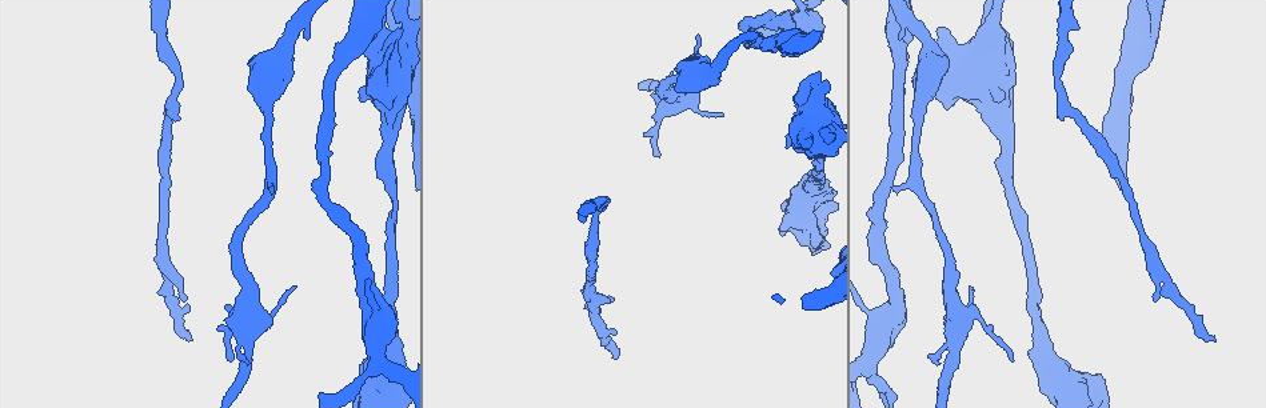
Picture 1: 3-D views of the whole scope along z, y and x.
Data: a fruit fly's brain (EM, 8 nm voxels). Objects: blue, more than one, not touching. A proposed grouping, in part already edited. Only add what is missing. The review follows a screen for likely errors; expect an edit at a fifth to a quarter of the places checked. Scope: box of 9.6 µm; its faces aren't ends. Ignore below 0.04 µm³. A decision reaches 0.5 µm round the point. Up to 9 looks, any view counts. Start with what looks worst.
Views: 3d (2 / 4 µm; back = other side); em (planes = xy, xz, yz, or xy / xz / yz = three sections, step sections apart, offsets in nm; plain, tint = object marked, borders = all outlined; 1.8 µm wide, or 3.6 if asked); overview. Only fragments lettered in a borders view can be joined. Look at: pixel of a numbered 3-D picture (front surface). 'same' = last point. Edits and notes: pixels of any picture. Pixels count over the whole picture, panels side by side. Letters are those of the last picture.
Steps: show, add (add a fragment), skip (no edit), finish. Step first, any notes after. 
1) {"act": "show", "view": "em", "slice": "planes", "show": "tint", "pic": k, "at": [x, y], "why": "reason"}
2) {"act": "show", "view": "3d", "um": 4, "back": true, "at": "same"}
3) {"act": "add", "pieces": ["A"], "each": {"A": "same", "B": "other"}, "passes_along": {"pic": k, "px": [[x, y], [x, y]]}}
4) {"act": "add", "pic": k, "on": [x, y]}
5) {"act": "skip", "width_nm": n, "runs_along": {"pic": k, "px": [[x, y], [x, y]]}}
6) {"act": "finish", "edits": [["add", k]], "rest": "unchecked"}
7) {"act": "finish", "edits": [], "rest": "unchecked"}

{"act": "show", "view": "em", "slice": "planes", "show": "borders", "pic": 1, "at": [1212, 338], "why": "branch stops here"}

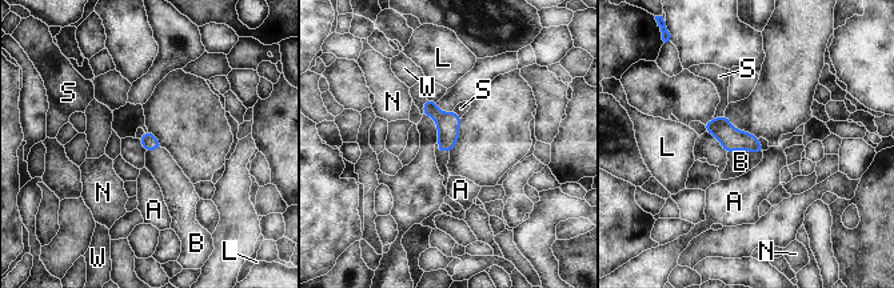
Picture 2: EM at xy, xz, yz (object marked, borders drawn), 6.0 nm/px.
{"act": "add", "pieces": ["B"], "longest_contact_nm": ["B", 220], "each": {"A": "other", "B": "same", "L": "other", "N": "other", "S": "other", "W": "other"}, "found": "it goes on there"}

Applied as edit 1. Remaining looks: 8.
{"act": "show", "view": "em", "slice": "xy", "step": 4, "show": "borders", "pic": 1, "at": [893, 189], "why": "free end"}

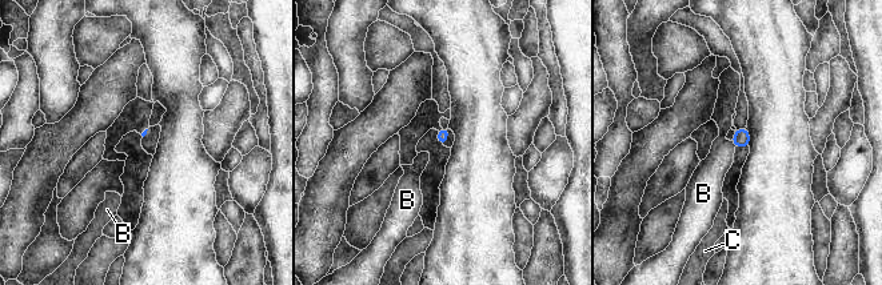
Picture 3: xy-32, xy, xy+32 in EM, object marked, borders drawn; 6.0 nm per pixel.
{"act": "skip", "each": {"B": "other", "C": "other"}, "border": {"pic": 3, "px": [[730, 141], [735, 145]]}, "found": "none of them fits"}

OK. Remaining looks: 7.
{"act": "show", "view": "em", "slice": "xy", "step": 4, "show": "borders", "pic": 1, "at": [812, 73], "why": "free end"}

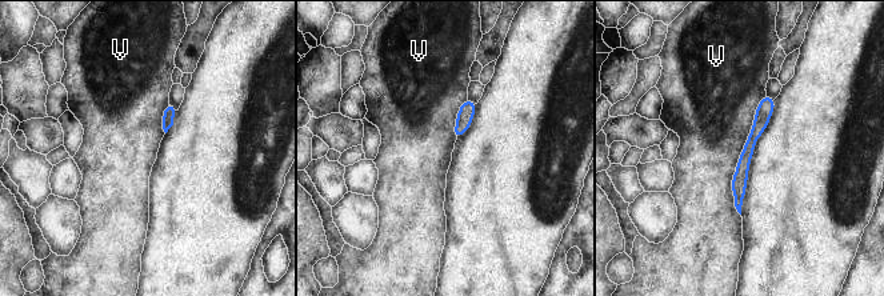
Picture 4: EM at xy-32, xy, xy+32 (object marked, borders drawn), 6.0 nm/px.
{"act": "skip", "each": {"V": "other"}, "runs_along": {"pic": 4, "px": [[767, 99], [744, 159], [738, 203]]}, "found": "none of them fits"}

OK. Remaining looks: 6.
{"act": "show", "view": "em", "slice": "xz", "step": 4, "show": "tint", "pic": 1, "at": [294, 289], "why": "an open end"}

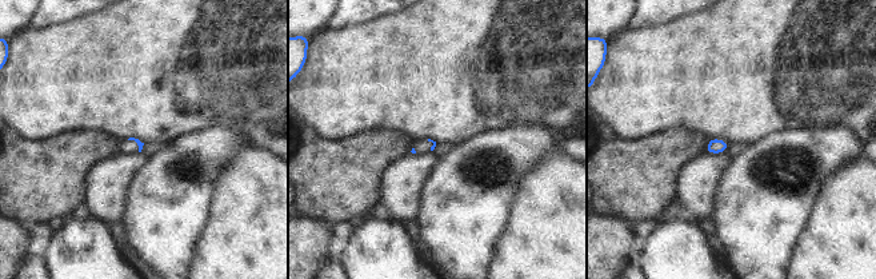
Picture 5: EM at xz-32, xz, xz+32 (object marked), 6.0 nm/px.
{"act": "show", "view": "em", "slice": "planes", "show": "borders", "at": "same", "why": "another direction"}

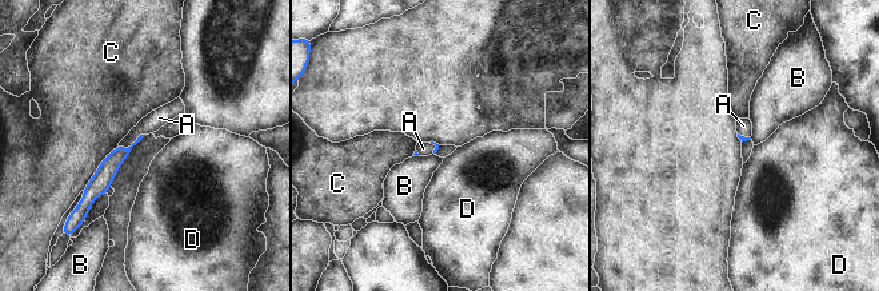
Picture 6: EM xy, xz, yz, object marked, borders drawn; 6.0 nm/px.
{"act": "add", "pieces": ["A"], "longest_contact_nm": ["C", 360], "each": {"A": "same", "B": "other", "C": "other", "D": "other"}, "found": "the cell continues"}

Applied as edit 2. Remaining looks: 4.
{"act": "finish", "edits": [["add", 2], ["add", 6]], "rest": "unchecked"}

